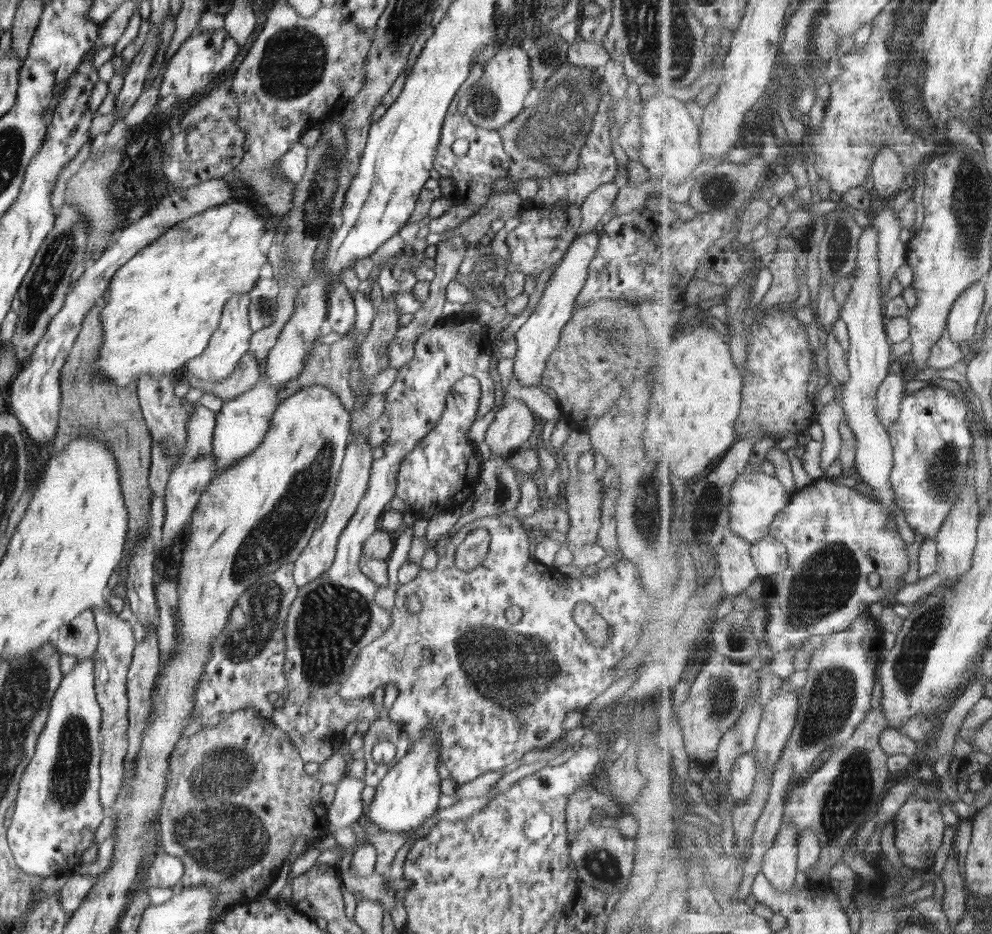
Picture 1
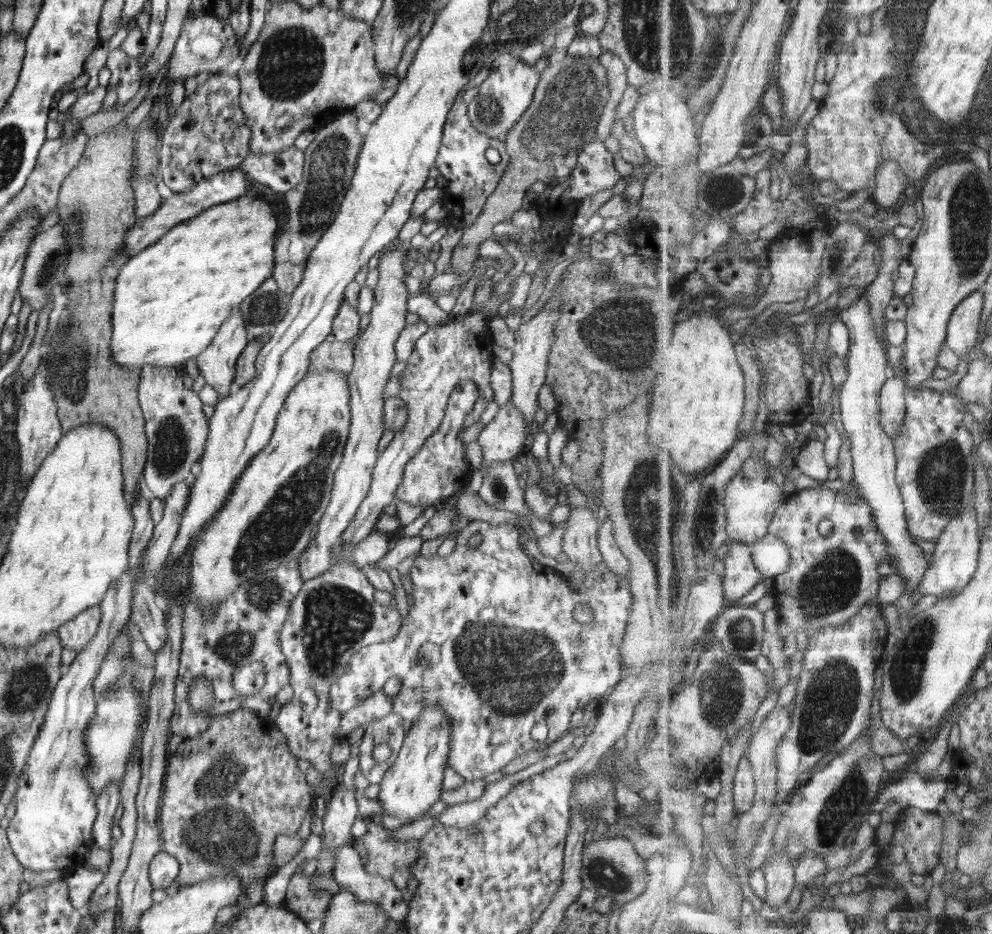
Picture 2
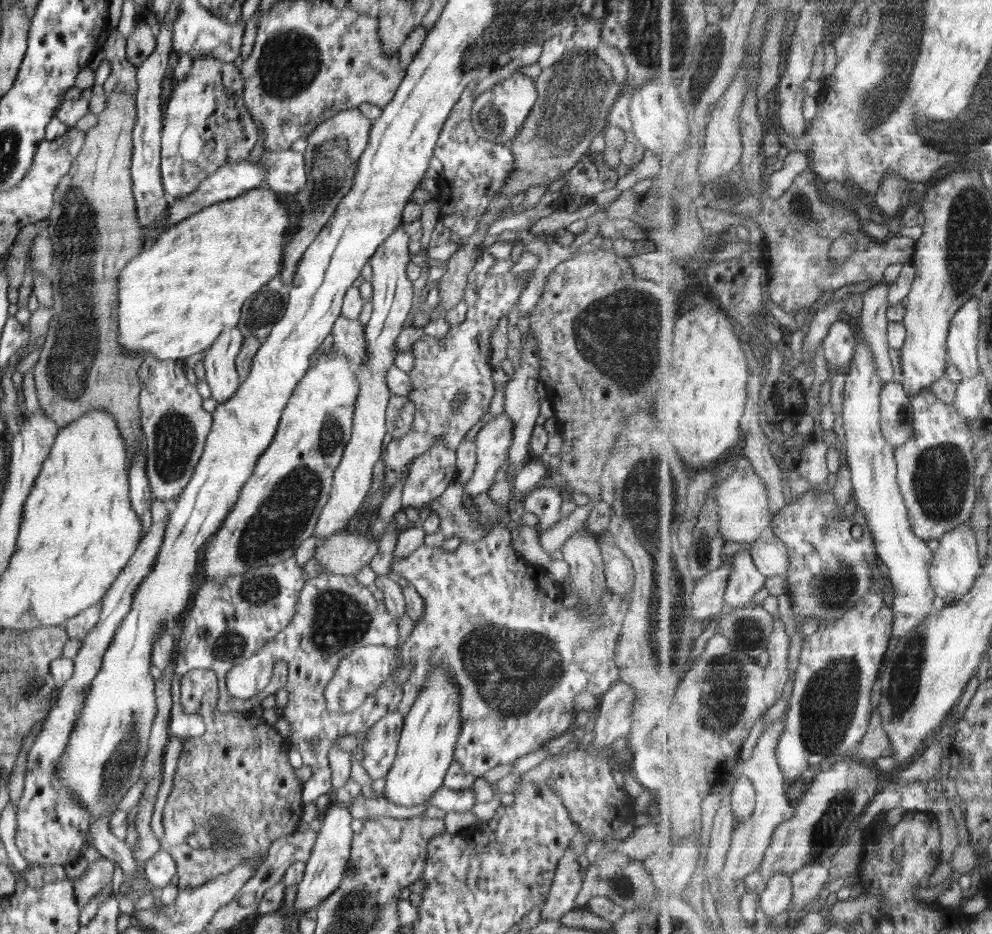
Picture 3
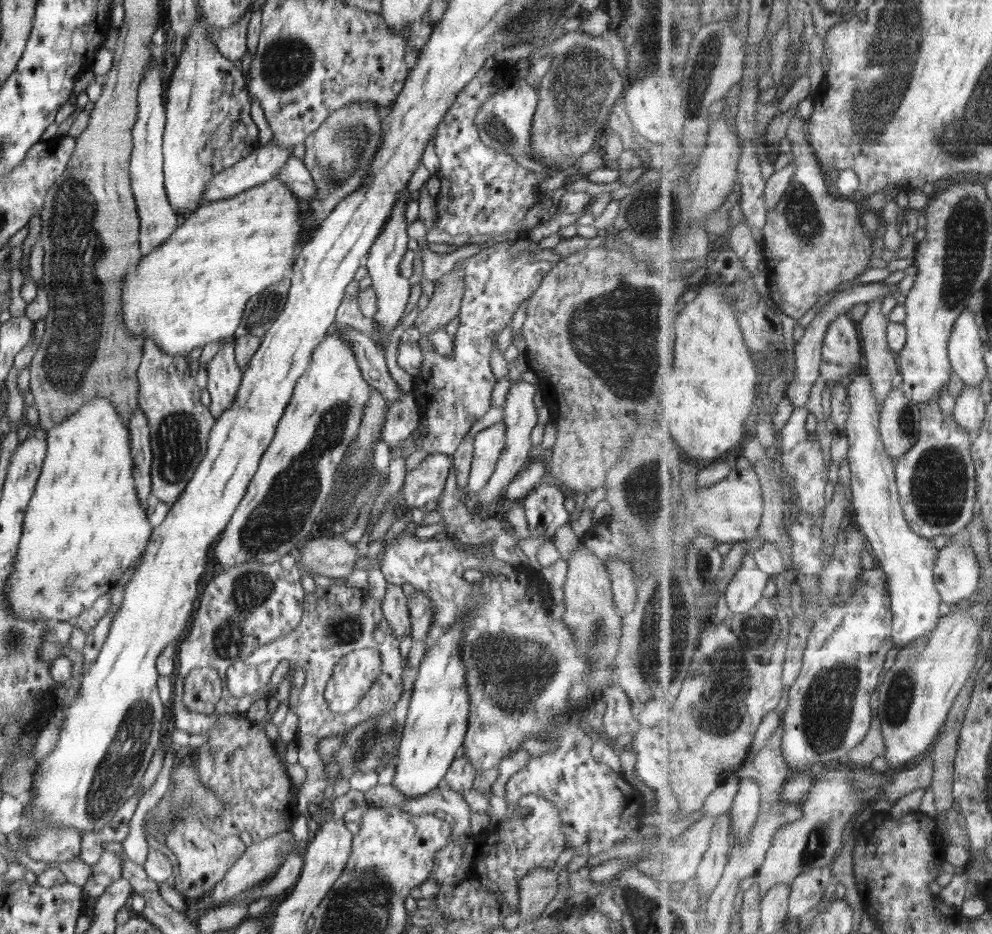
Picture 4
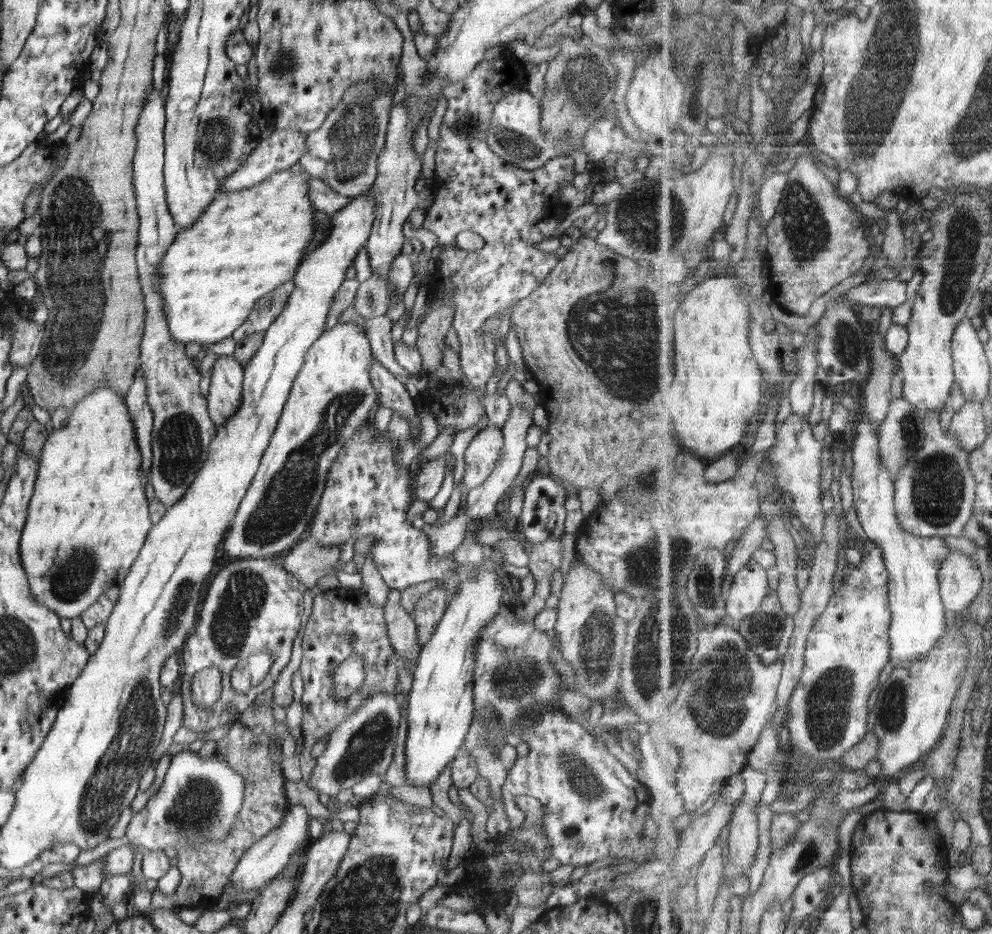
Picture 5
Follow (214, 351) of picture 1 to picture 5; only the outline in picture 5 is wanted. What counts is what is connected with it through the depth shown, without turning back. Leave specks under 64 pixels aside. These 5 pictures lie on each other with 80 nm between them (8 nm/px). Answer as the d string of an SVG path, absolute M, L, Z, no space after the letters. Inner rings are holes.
M219 355L212 365L207 409L216 427L228 423L242 402L243 367L233 357Z

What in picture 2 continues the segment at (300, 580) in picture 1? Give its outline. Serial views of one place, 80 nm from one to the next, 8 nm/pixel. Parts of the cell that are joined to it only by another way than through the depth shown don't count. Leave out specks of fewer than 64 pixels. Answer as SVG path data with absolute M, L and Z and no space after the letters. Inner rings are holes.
M390 249L379 258L377 266L379 277L373 289L374 304L370 311L371 319L354 348L353 369L347 376L351 390L349 438L343 451L340 467L335 472L331 498L319 520L316 536L309 541L306 550L298 558L298 571L303 582L308 582L323 572L331 570L332 552L334 552L336 541L353 521L358 507L366 499L370 489L374 466L378 458L378 443L384 433L384 428L382 428L385 401L383 392L388 385L391 370L396 364L395 344L406 325L406 314L409 312L407 302L410 296L402 279L405 276L406 255L407 251L404 249Z

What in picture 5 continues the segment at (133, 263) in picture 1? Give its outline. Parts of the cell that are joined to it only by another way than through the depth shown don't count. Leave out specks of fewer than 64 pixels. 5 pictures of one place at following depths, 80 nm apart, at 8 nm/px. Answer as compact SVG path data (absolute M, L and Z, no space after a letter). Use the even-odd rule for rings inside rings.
M294 169L275 172L269 177L266 177L266 180L262 180L262 182L250 188L230 191L222 197L214 199L193 226L180 229L175 241L169 246L168 252L164 255L164 258L161 262L157 262L159 264L159 271L161 272L161 274L159 274L161 280L159 280L159 284L157 284L157 291L163 296L165 302L167 323L171 337L177 343L182 343L185 346L188 342L197 342L200 345L205 343L215 344L232 336L234 331L247 321L259 298L266 296L266 294L272 292L272 290L278 288L281 284L293 280L303 255L315 244L316 230L314 217L314 205L309 197L309 182L307 181L307 176L304 173L297 173Z

